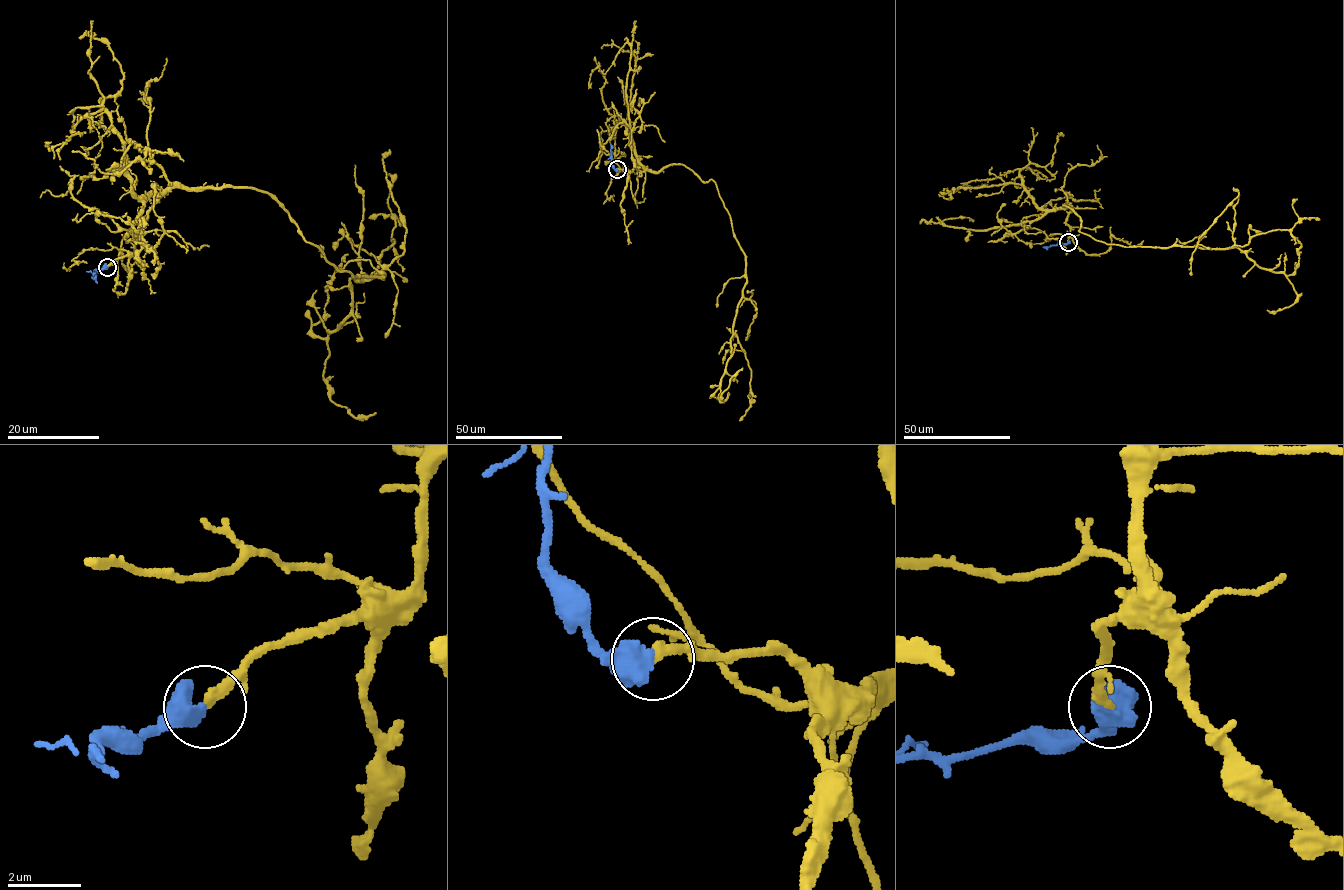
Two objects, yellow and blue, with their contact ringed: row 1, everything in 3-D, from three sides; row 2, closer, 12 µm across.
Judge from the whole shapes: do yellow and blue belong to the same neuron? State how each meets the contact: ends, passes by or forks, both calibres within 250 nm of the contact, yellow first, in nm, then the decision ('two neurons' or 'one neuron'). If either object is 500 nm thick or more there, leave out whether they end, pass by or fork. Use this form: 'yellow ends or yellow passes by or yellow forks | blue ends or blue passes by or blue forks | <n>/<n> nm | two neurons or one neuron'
280/650 nm | one neuron

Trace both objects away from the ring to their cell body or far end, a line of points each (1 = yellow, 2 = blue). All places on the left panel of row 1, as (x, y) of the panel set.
1: (108, 267), (170, 188), (266, 192), (338, 270), (384, 274), (350, 280), (323, 377), (355, 417), (376, 413)
2: (108, 267), (94, 271), (92, 277)

